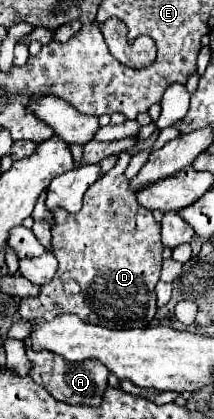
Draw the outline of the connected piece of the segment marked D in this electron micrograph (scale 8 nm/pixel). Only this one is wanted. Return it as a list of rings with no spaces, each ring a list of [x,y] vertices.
[[[127,152],[119,154],[117,164],[103,178],[99,178],[83,198],[83,208],[77,214],[69,214],[63,208],[51,210],[55,214],[53,228],[53,246],[51,252],[59,260],[59,270],[53,282],[41,286],[37,296],[27,296],[19,304],[19,316],[25,320],[53,320],[61,314],[77,314],[89,324],[103,328],[145,328],[155,316],[157,296],[155,284],[161,276],[161,252],[163,244],[159,238],[159,224],[155,222],[149,208],[141,208],[135,200],[135,194],[125,178],[125,168],[129,166],[131,156]]]

